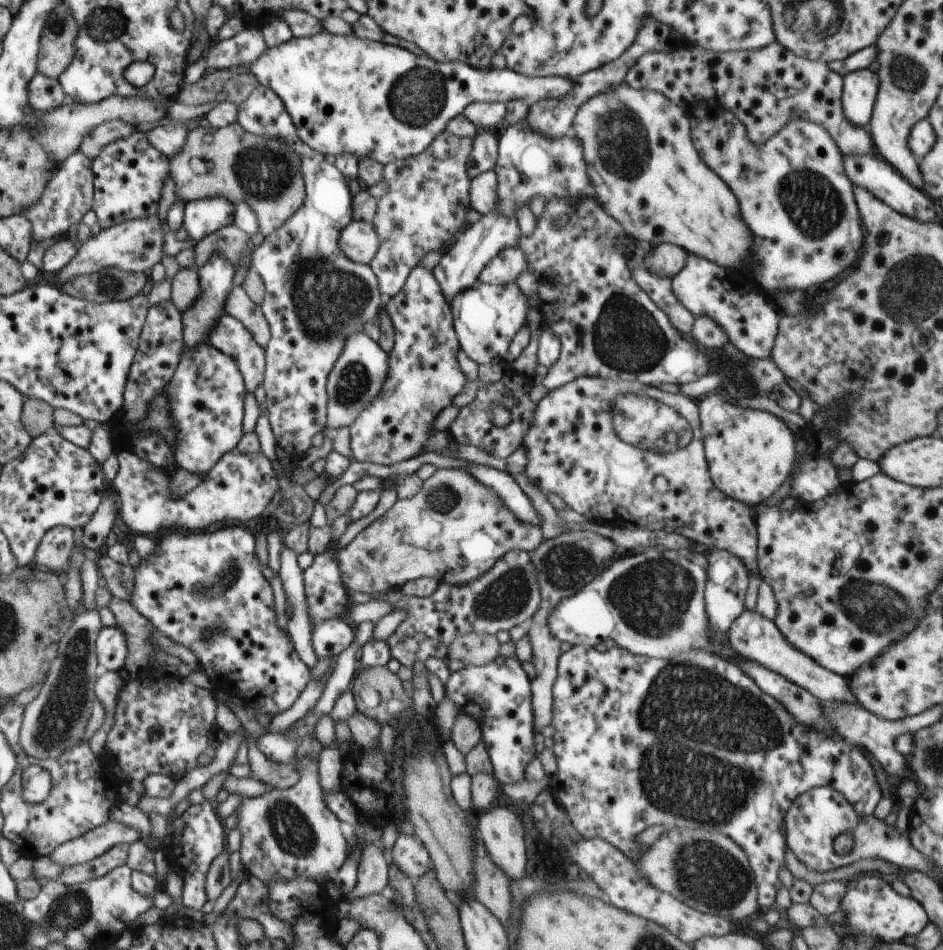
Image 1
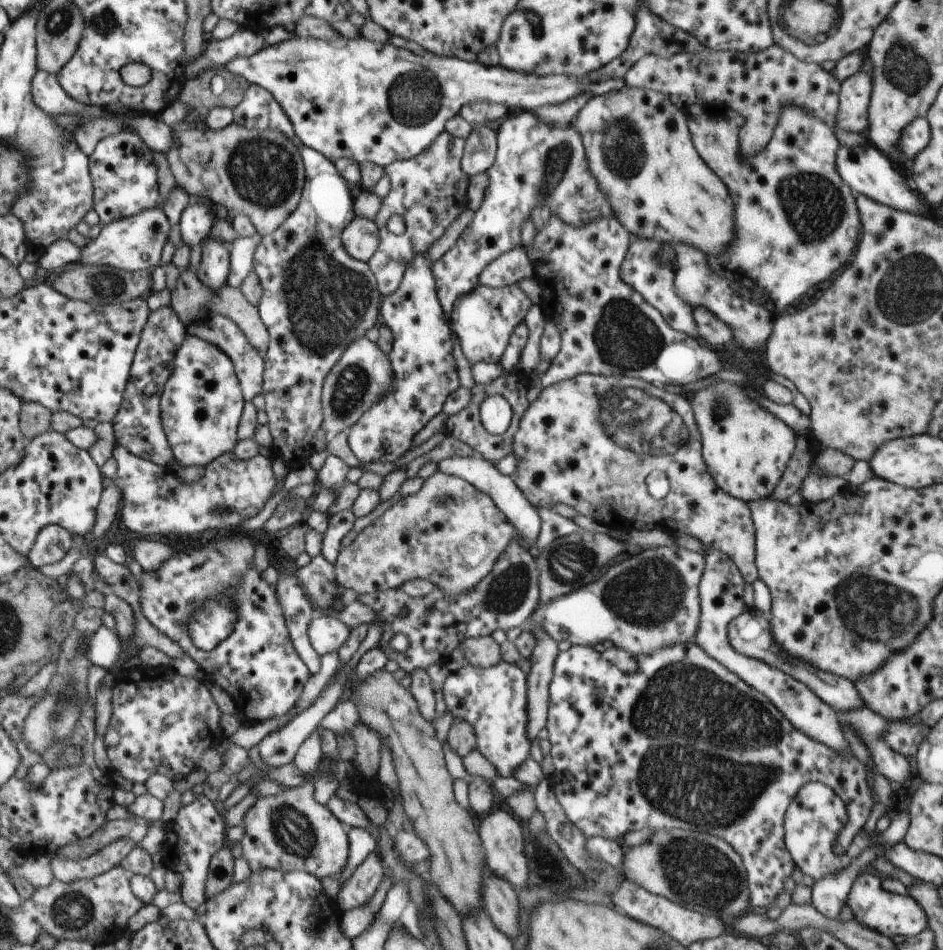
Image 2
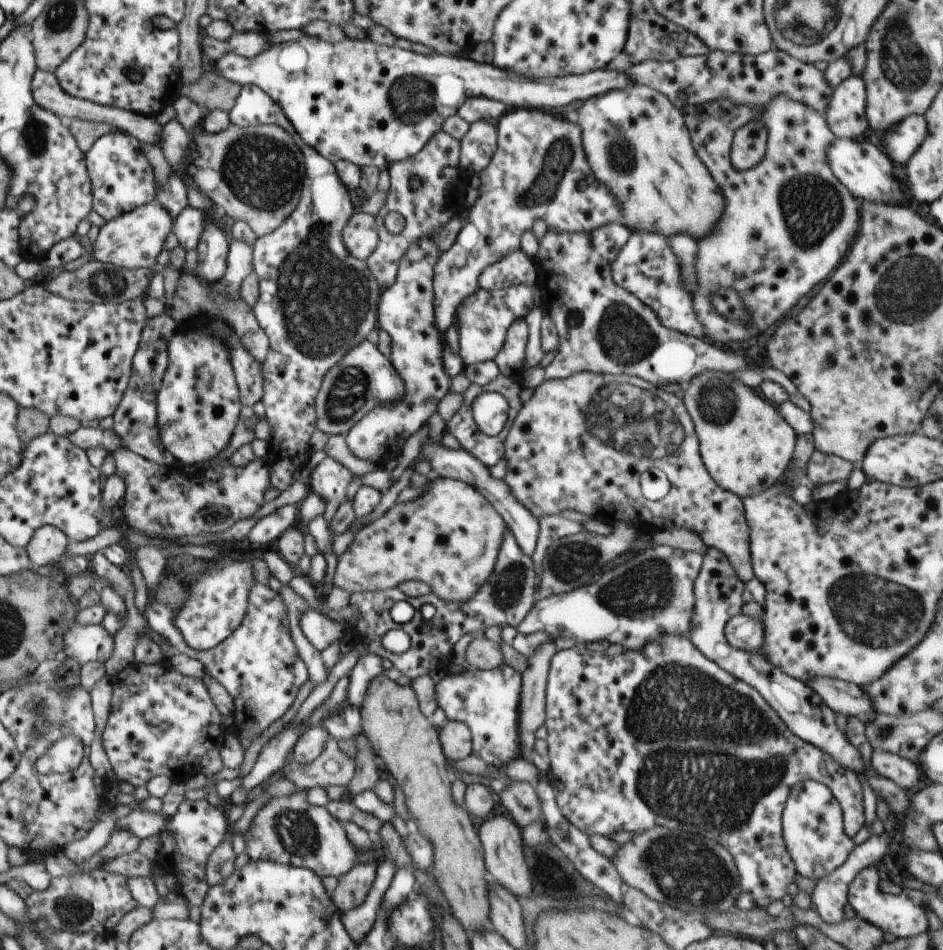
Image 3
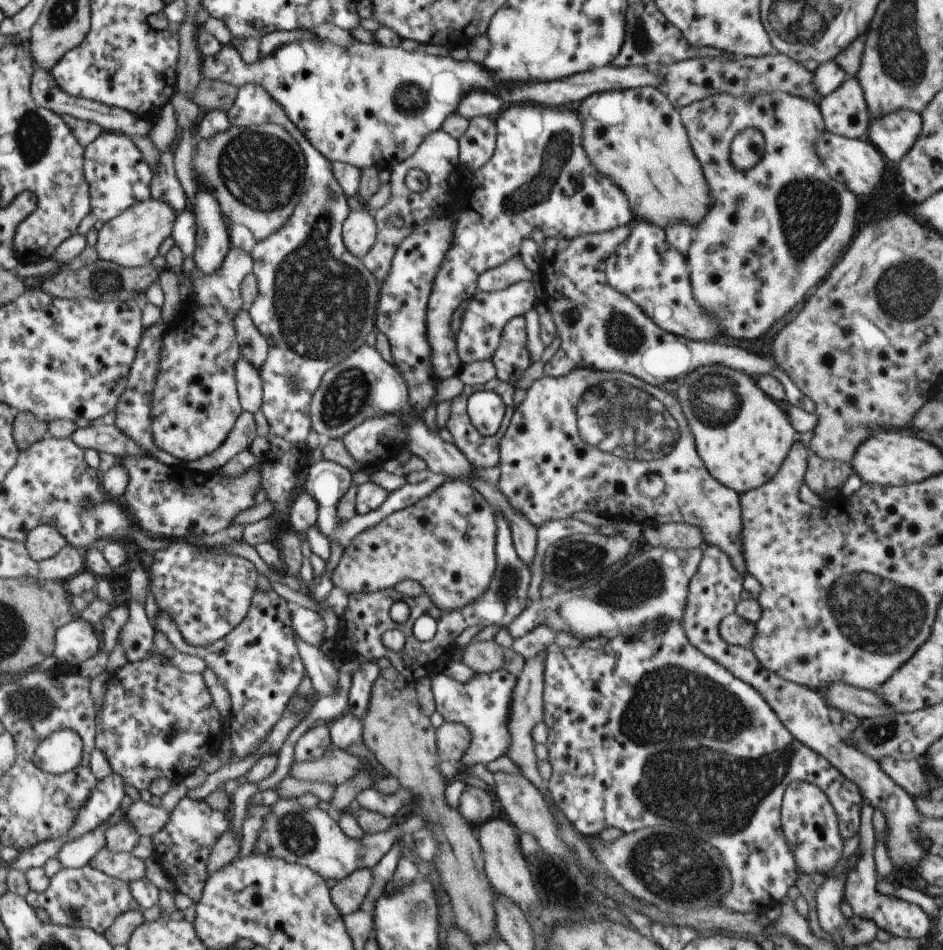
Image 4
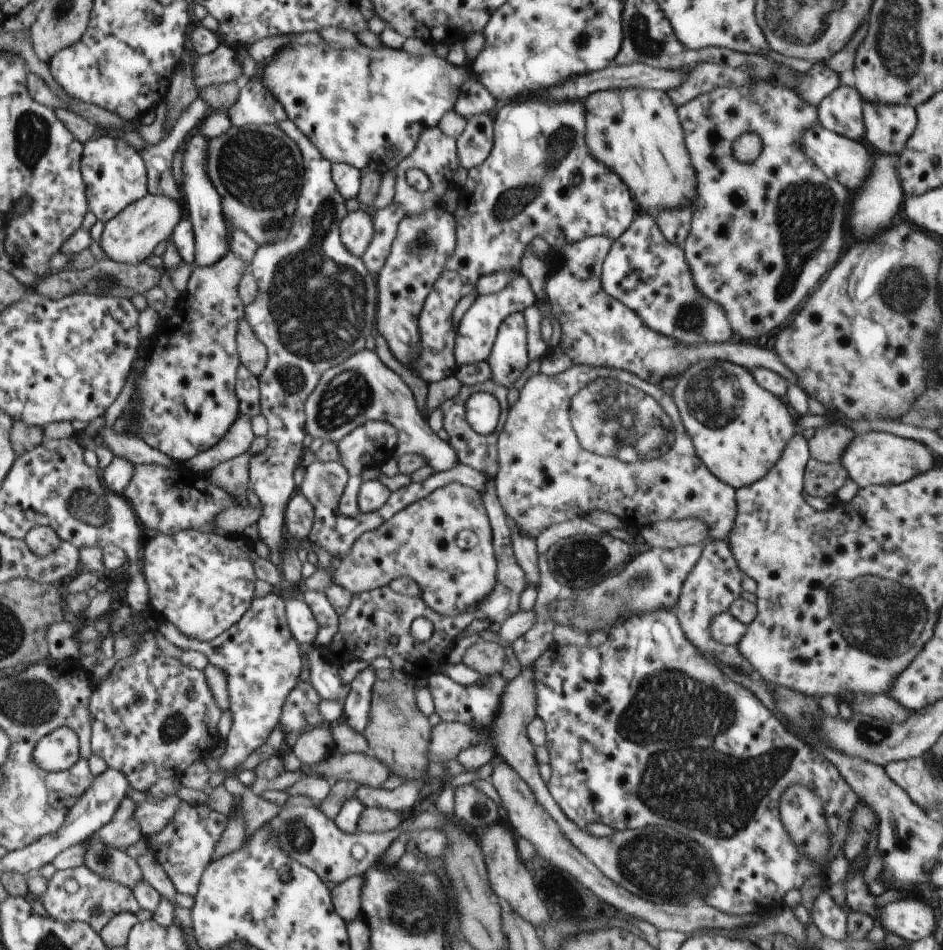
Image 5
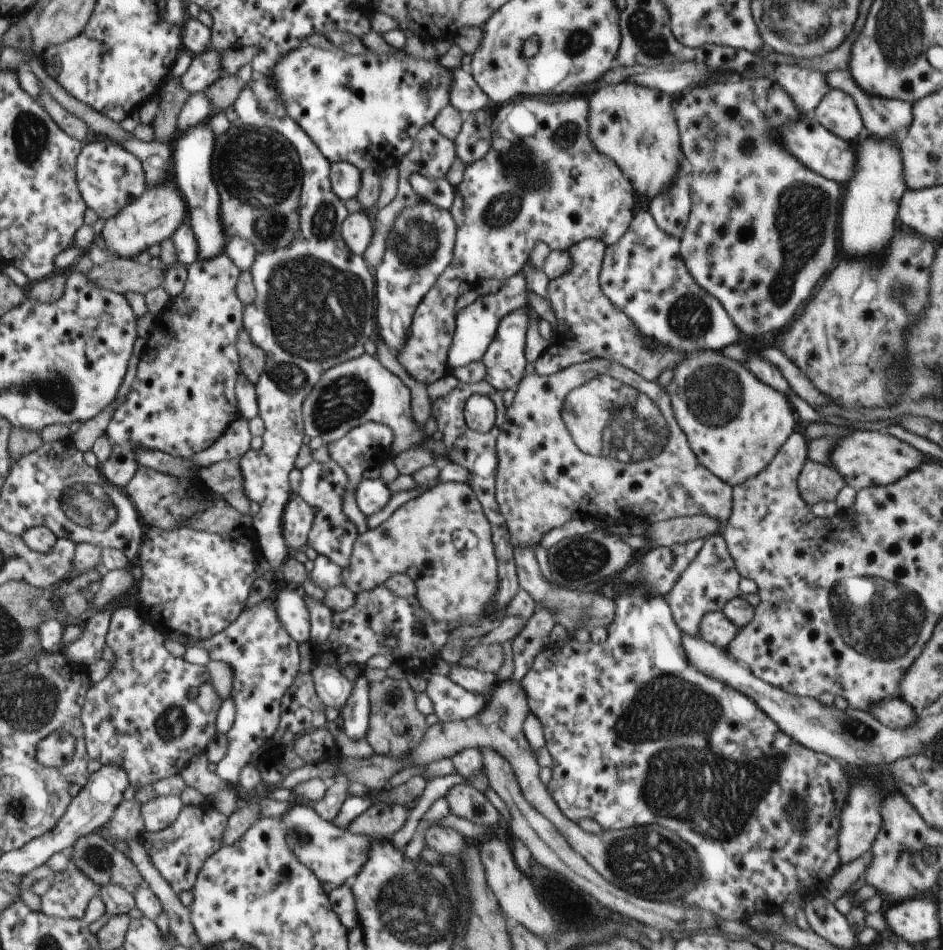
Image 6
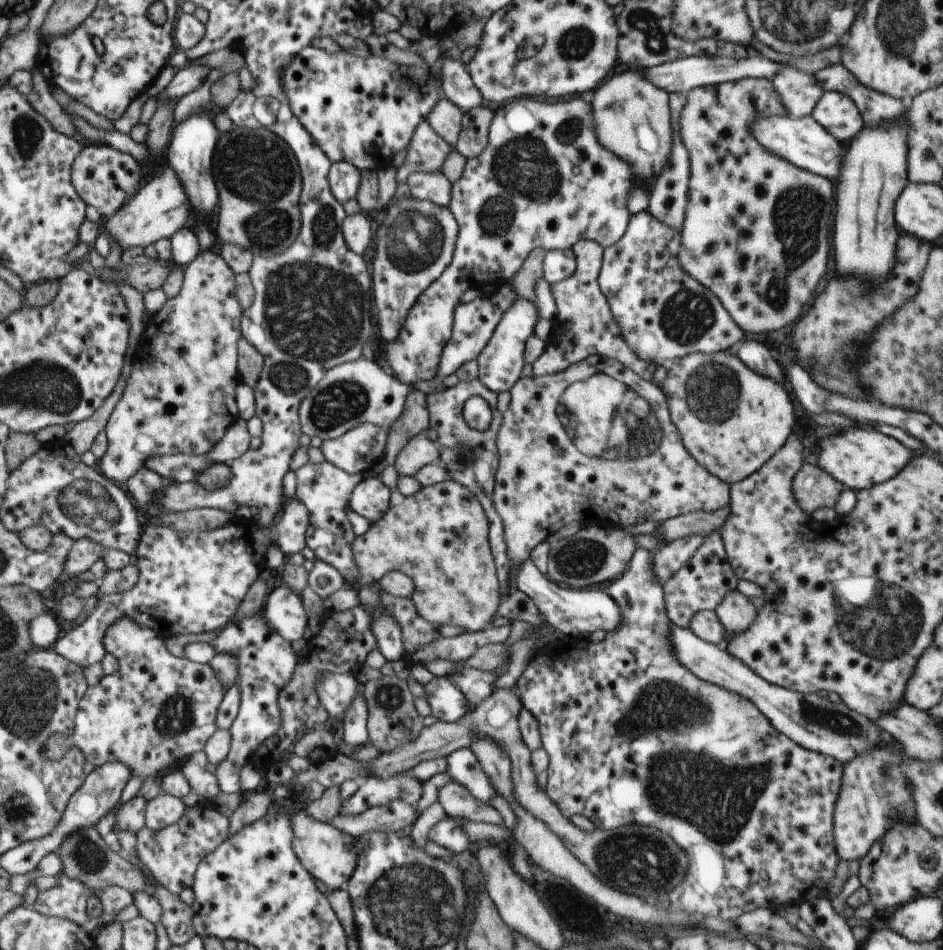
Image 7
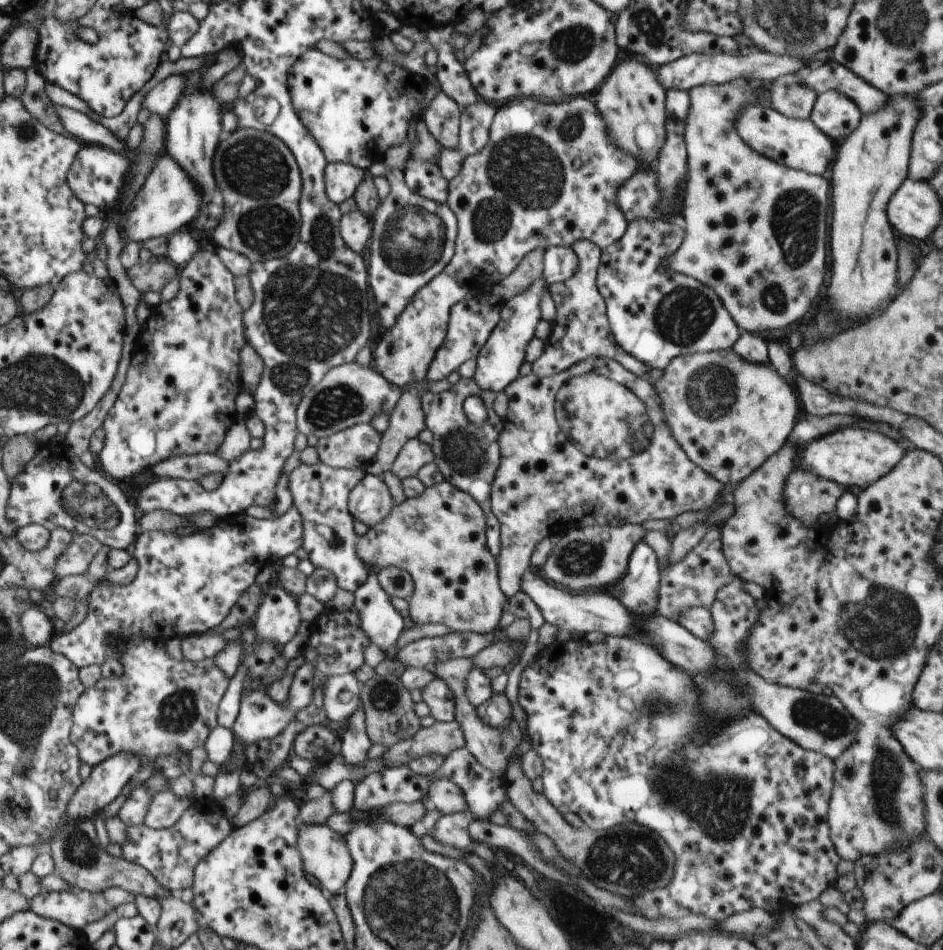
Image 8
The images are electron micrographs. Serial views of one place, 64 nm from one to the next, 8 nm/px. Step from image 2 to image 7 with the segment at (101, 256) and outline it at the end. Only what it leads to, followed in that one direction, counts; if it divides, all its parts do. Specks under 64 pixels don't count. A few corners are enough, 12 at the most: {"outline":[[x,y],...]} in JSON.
{"outline":[[163,165],[106,221],[123,251],[172,238],[190,216]]}

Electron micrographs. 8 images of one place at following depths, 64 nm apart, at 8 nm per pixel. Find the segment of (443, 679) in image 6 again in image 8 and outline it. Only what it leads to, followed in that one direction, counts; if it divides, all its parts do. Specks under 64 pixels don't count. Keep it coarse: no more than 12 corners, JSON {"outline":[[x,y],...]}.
{"outline":[[434,678],[422,700],[436,721],[453,723],[456,704],[448,684]]}

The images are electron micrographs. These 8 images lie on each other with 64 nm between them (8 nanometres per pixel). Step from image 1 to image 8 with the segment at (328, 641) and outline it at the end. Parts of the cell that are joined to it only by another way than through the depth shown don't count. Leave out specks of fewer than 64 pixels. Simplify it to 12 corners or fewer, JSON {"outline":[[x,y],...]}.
{"outline":[[265,588],[252,618],[260,642],[285,645],[302,622],[297,599]]}

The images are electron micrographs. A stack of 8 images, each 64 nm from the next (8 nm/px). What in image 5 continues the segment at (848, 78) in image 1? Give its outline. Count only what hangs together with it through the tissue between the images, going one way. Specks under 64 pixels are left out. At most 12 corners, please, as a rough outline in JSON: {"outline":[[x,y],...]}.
{"outline":[[840,85],[817,106],[820,124],[864,141],[864,101]]}

